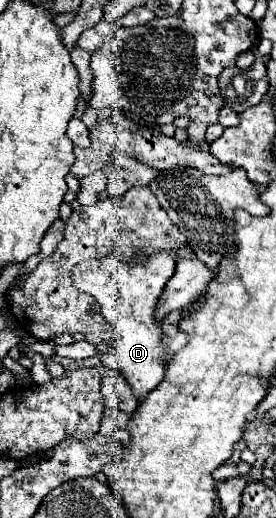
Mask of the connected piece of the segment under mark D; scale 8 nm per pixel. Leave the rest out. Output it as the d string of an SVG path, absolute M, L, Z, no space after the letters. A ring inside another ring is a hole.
M120 252L116 254L108 254L106 258L94 258L94 260L86 260L86 262L80 262L76 268L74 268L74 286L78 290L84 290L86 294L92 294L98 304L102 304L102 316L106 318L106 322L110 326L114 326L116 334L118 334L118 342L110 348L110 354L116 358L118 366L122 368L130 388L132 388L132 394L140 400L144 400L148 396L148 392L152 392L164 378L166 378L166 372L168 372L168 362L164 356L166 356L166 350L168 350L168 342L166 342L166 334L162 330L162 320L156 318L156 308L158 308L158 300L160 300L160 294L166 286L166 282L172 278L174 274L174 268L176 268L176 256L172 254L154 254L154 256L148 256L148 258L136 258L134 262L126 262L126 260L120 260L116 258Z

